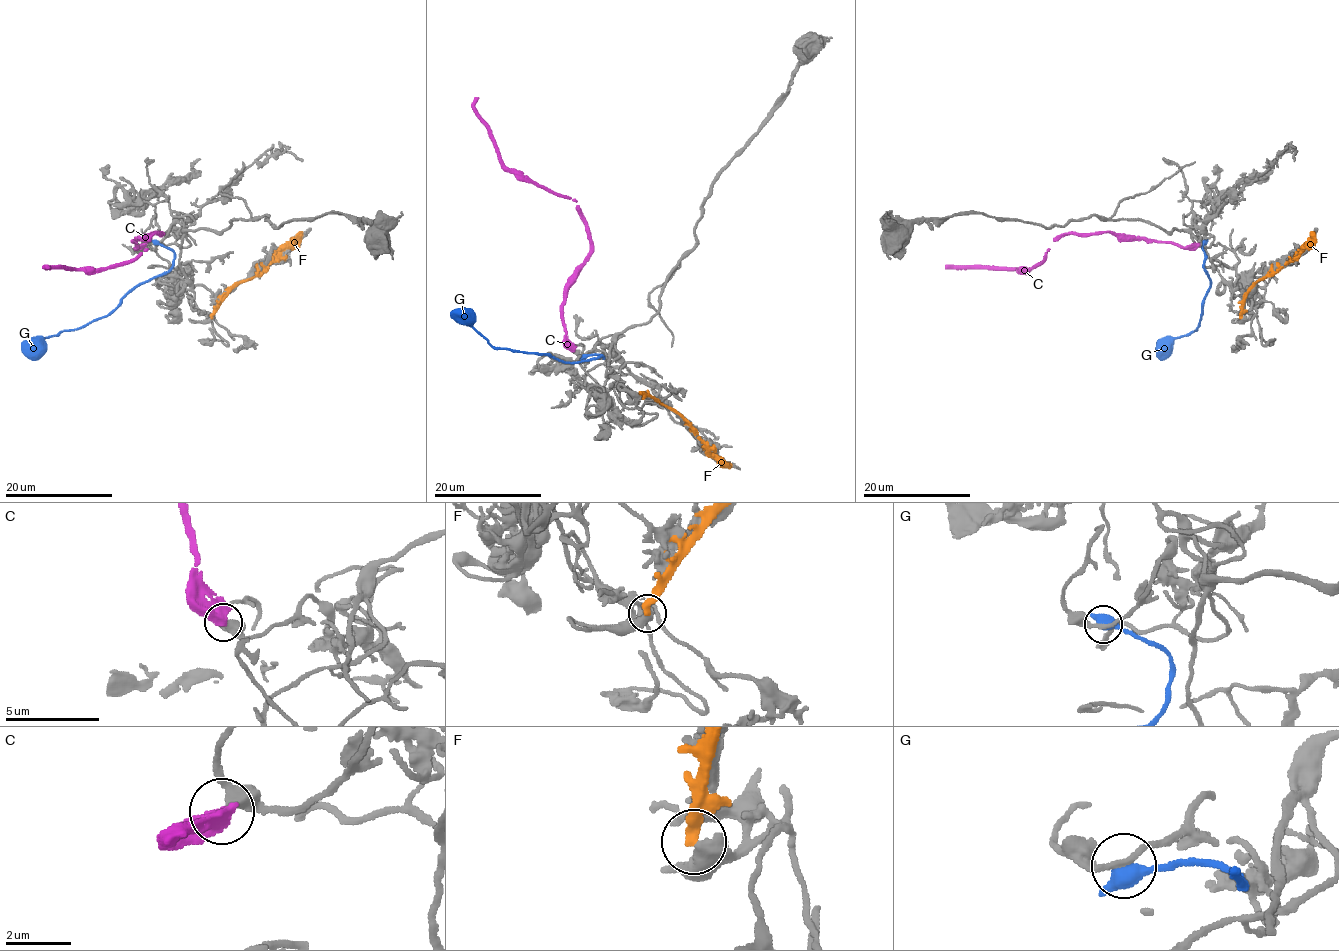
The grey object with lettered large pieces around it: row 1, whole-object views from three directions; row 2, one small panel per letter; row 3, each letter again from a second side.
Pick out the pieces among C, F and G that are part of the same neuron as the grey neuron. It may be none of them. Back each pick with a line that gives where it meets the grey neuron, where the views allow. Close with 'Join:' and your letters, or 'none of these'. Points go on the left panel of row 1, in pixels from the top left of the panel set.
Join: none of these

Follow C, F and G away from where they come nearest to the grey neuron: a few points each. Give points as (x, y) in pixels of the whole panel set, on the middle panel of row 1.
C: (574, 351), (563, 301), (567, 280), (590, 252), (587, 222), (576, 201), (504, 164), (474, 107), (478, 97)
F: (641, 392), (673, 409), (710, 453), (731, 466)
G: (584, 355), (603, 356), (568, 363), (548, 355), (494, 348), (459, 317), (455, 309)

